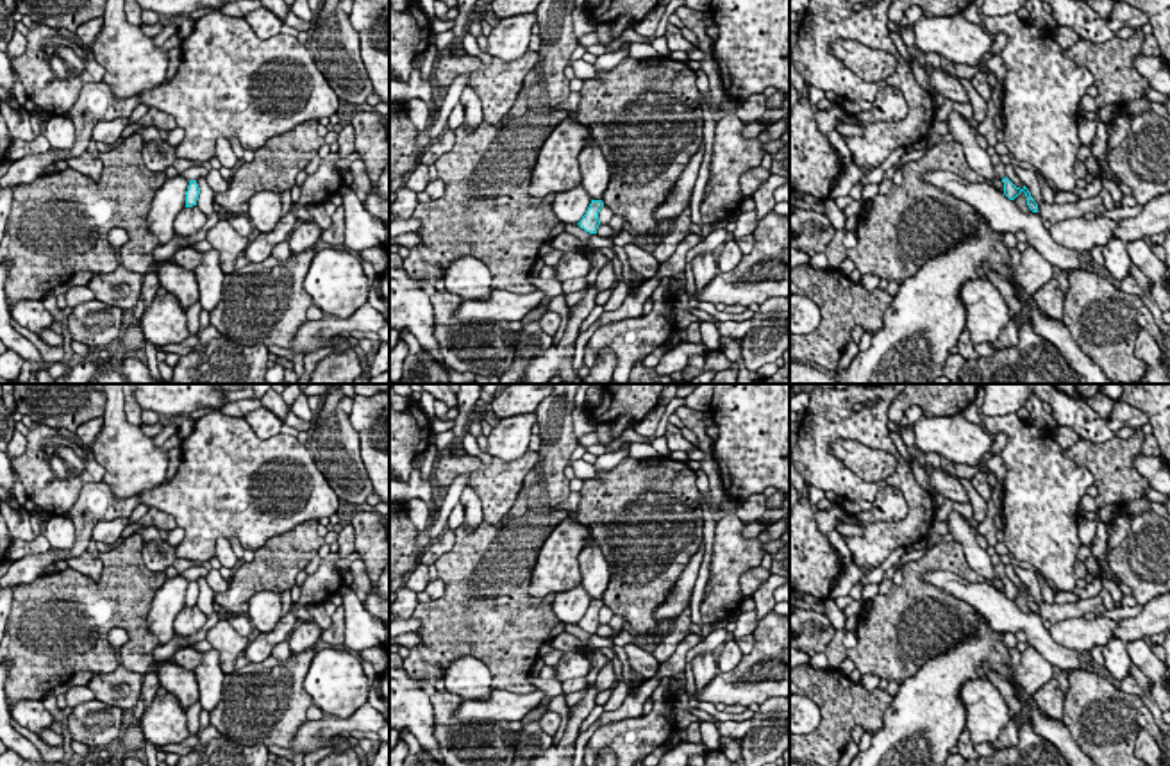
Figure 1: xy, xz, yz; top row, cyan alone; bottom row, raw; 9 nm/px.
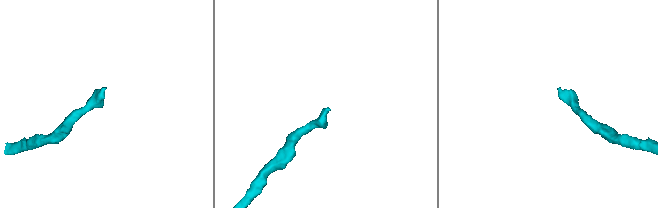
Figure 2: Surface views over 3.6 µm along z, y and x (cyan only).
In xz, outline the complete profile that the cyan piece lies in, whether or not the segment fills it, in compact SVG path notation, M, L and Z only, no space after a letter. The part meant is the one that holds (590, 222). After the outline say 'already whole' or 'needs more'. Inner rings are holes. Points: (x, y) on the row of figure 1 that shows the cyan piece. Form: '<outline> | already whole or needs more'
M591 200L586 214L582 216L582 220L577 225L589 234L597 234L597 229L600 225L598 212L602 207L604 207L602 200Z | already whole

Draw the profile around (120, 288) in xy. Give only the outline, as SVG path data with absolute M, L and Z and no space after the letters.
M123 264L111 273L98 273L88 284L98 302L134 309L141 298L143 275L129 271Z

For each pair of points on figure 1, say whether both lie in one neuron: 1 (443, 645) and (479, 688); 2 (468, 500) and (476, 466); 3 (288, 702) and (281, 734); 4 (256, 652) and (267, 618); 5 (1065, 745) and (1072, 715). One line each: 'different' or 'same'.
1: different
2: different
3: same
4: different
5: different

